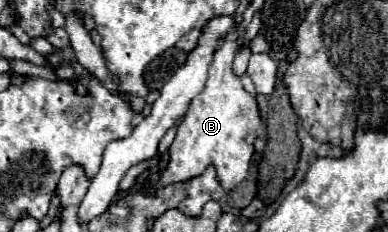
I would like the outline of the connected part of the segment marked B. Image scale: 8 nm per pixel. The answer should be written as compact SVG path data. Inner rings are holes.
M238 26L236 32L228 36L228 44L224 44L220 52L216 52L216 60L212 60L204 92L192 100L188 112L184 114L184 120L180 122L176 138L170 146L170 162L160 178L162 186L200 176L200 172L204 172L208 164L216 166L218 180L226 192L236 188L246 178L254 154L254 140L258 138L258 128L262 120L254 96L250 96L242 88L240 78L232 72L236 38Z

